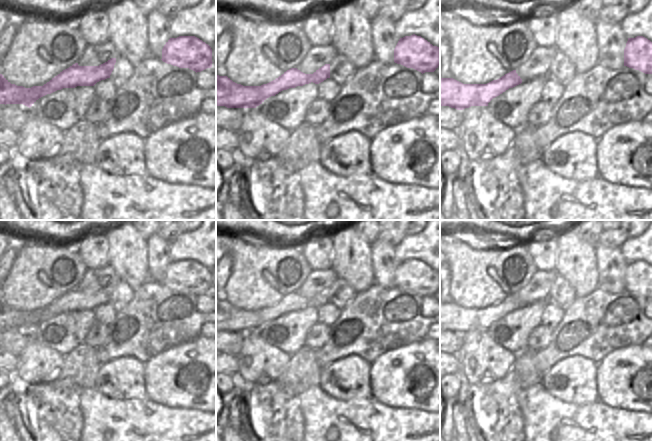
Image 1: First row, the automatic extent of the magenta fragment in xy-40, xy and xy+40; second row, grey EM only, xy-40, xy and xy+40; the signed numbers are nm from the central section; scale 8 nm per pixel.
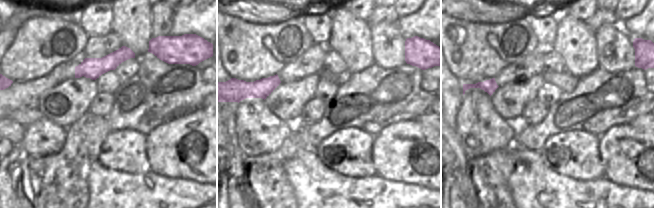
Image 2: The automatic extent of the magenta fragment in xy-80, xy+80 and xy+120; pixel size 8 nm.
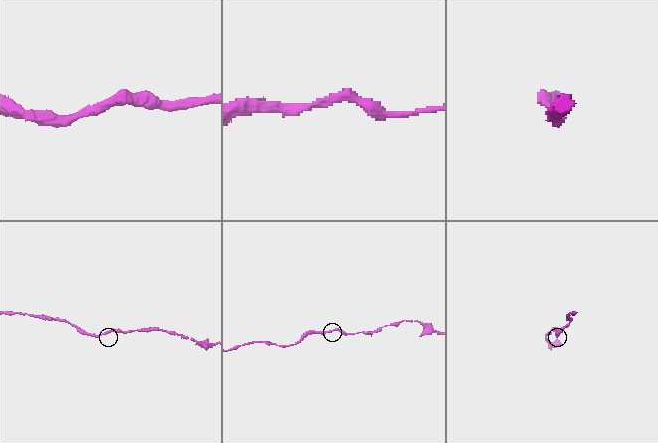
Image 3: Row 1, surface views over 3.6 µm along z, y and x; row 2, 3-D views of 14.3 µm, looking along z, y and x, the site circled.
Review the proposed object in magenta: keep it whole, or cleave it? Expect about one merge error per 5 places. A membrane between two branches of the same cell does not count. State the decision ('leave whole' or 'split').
leave whole

